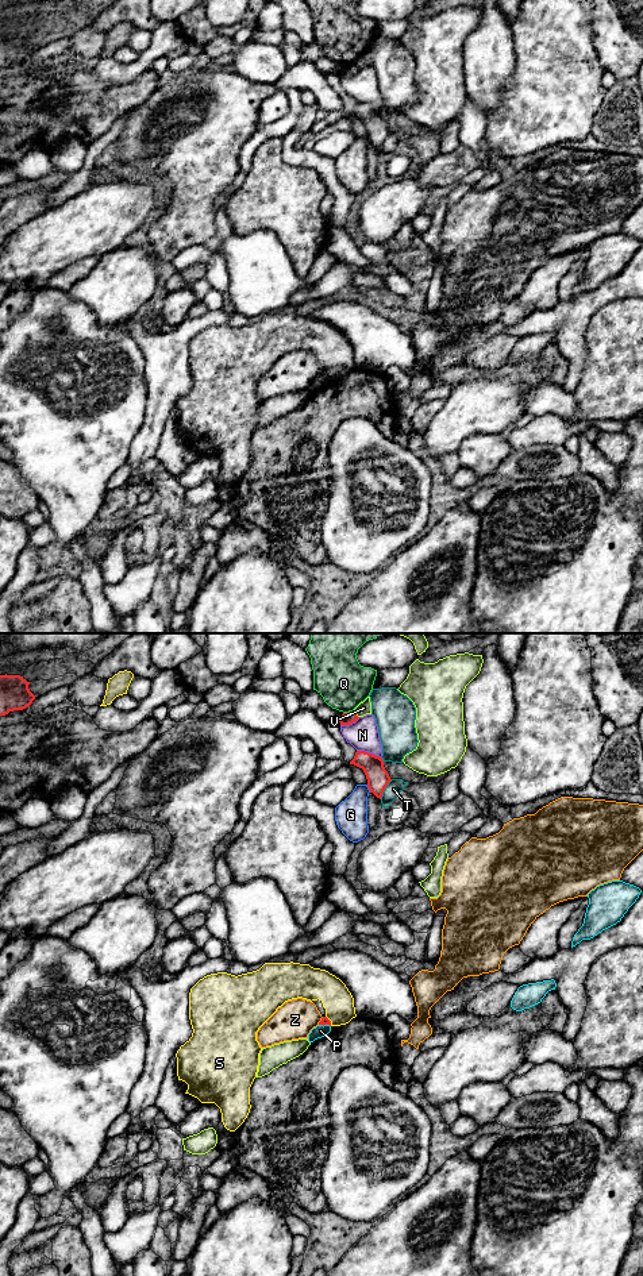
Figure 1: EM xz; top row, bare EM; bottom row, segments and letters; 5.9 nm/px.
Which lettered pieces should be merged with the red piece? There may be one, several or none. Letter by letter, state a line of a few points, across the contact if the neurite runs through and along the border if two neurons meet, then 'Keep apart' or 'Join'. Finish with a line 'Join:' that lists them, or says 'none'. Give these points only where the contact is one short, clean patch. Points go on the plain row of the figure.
G: Line: xz (366, 137), (370, 143). Keep apart
N: Keep apart
P: Line: xz (319, 376), (330, 378). Keep apart
Q: Line: xz (351, 62), (343, 65). Keep apart
S: Keep apart
T: Keep apart
V: Keep apart
Z: Line: xz (323, 369), (318, 376). Keep apart
Join: none

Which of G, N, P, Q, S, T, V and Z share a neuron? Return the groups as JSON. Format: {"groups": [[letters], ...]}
{"groups": [["G"], ["N"], ["P"], ["Q"], ["S"], ["T"], ["V"], ["Z"]]}

